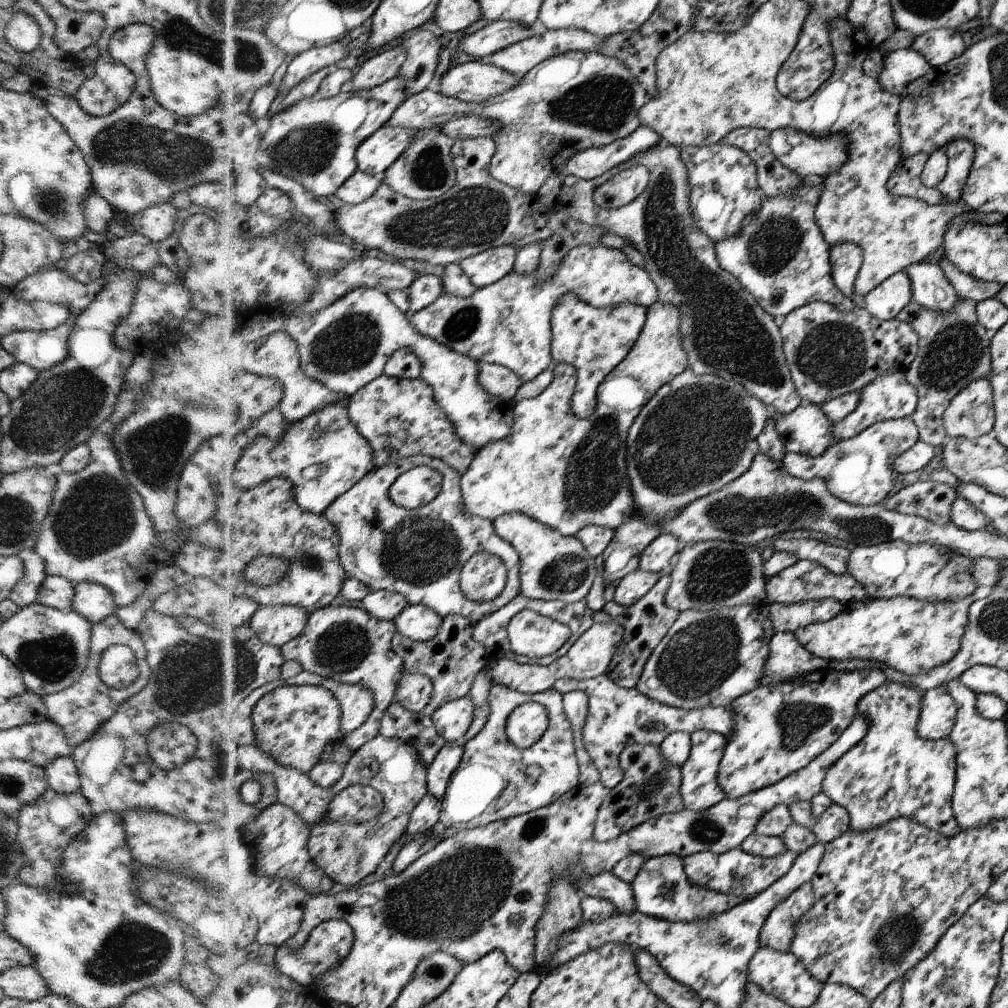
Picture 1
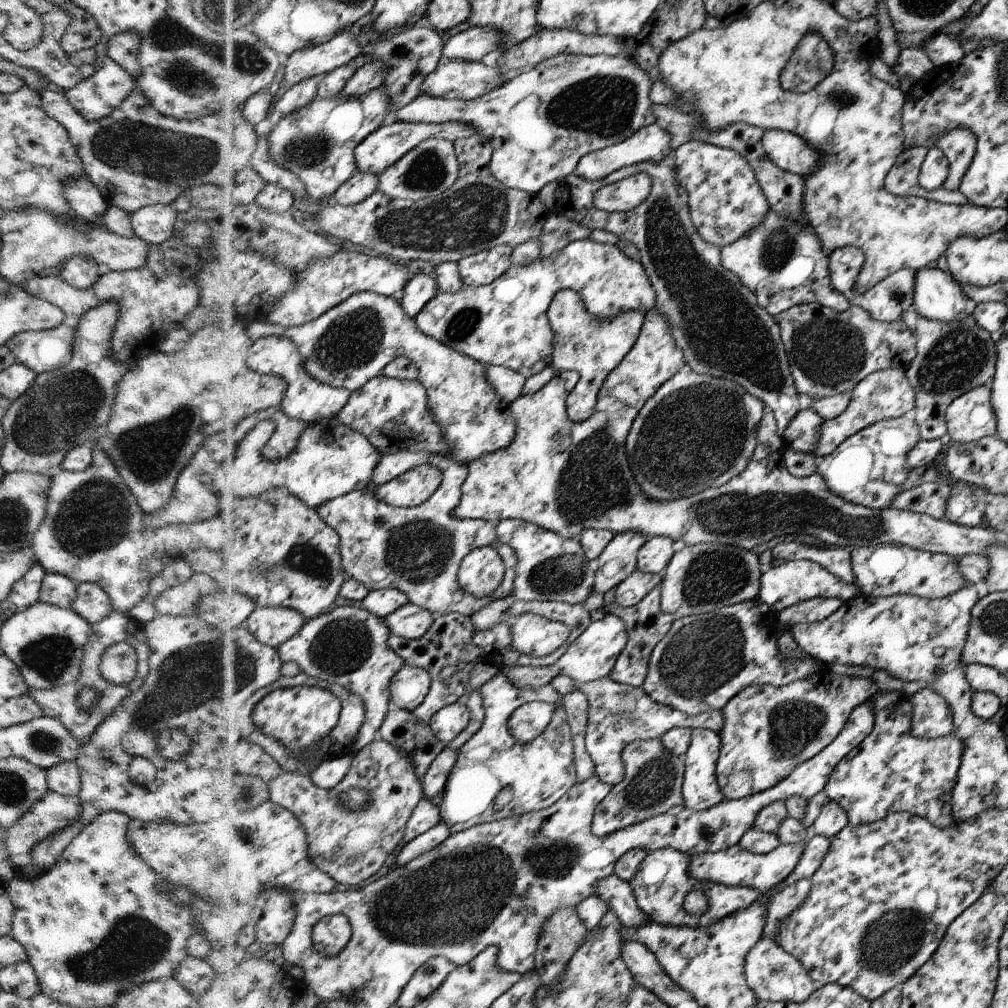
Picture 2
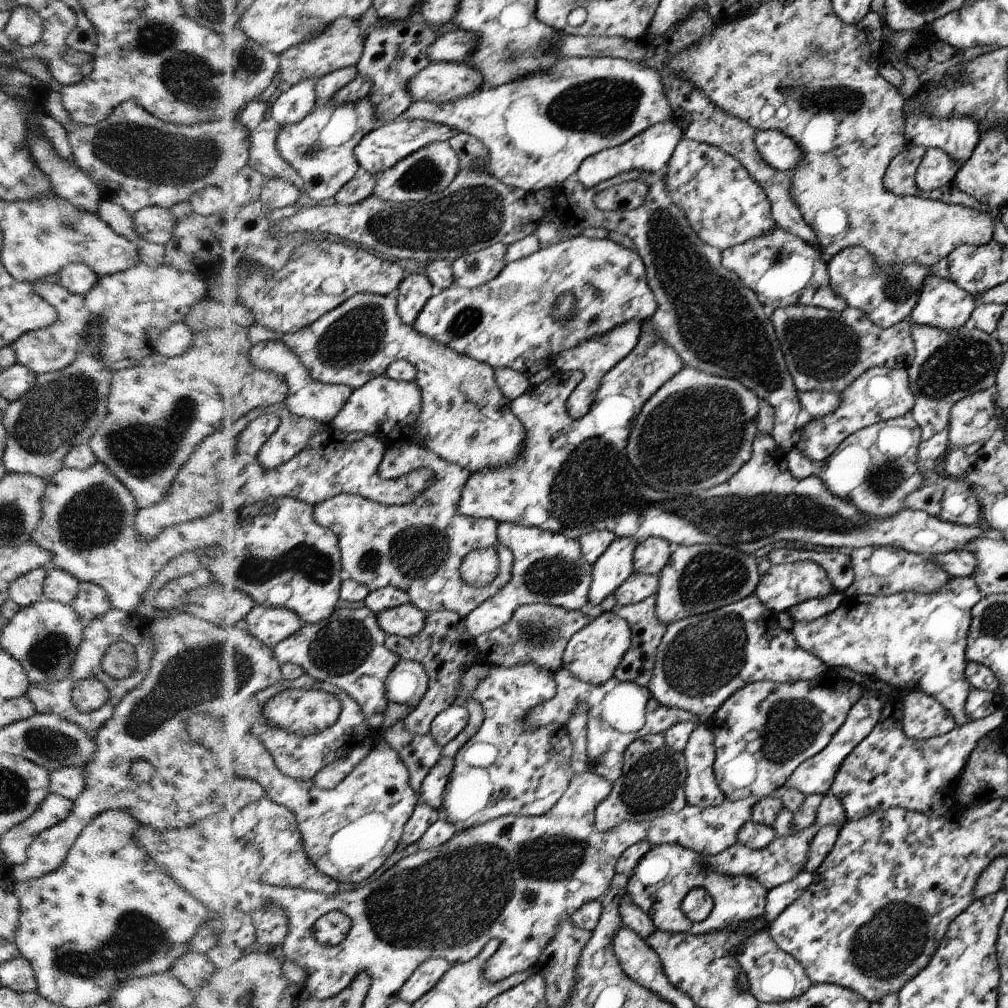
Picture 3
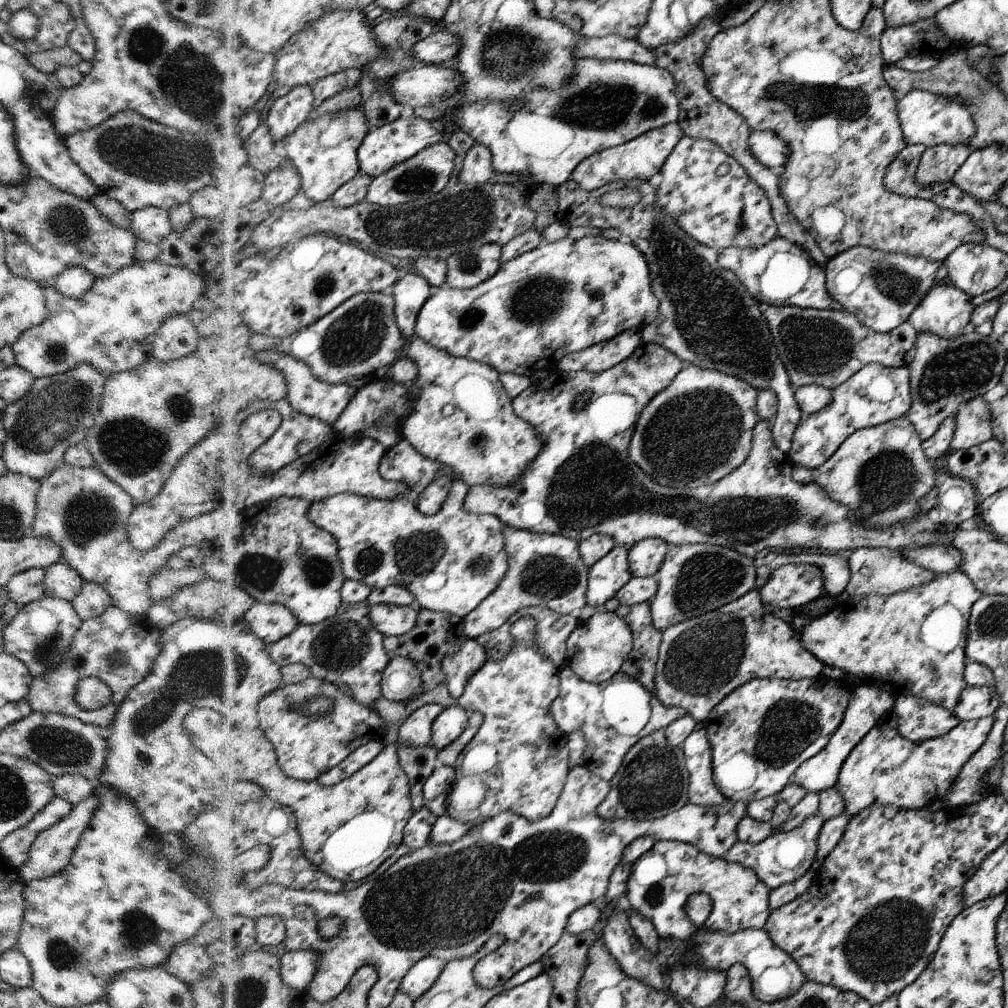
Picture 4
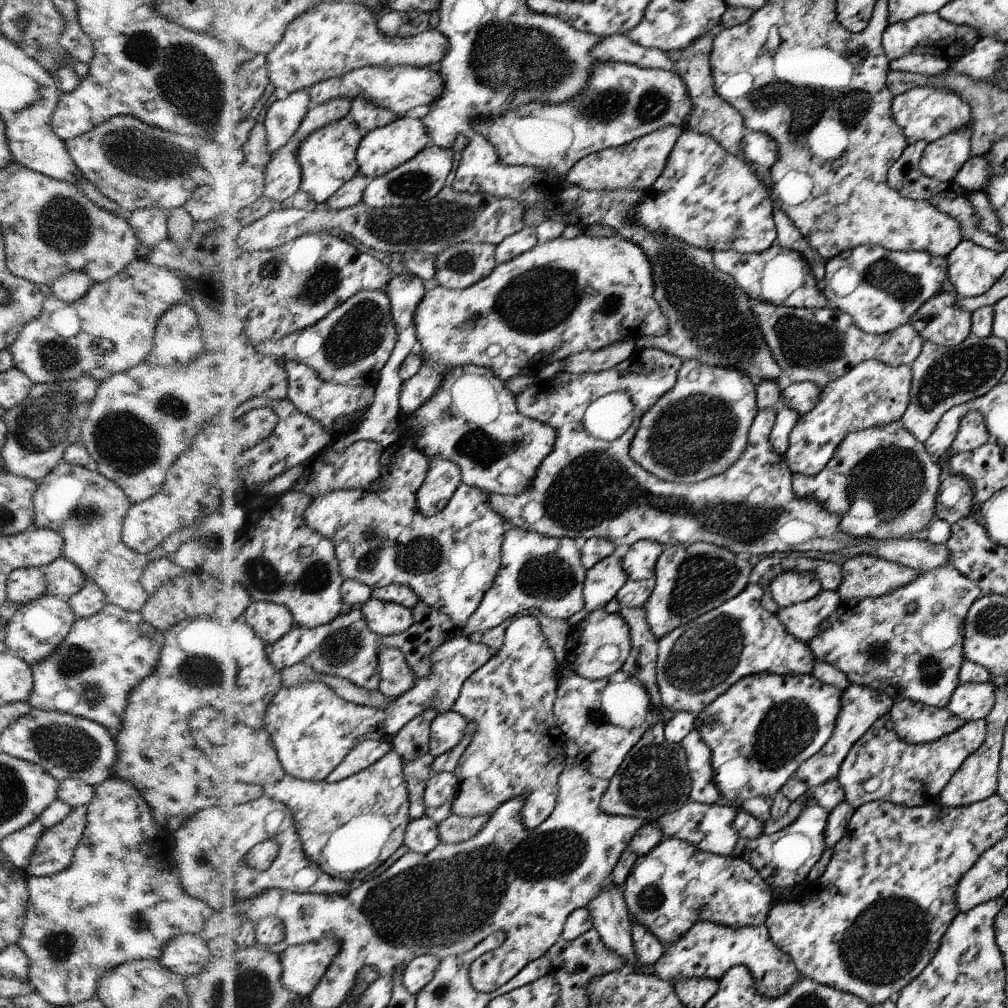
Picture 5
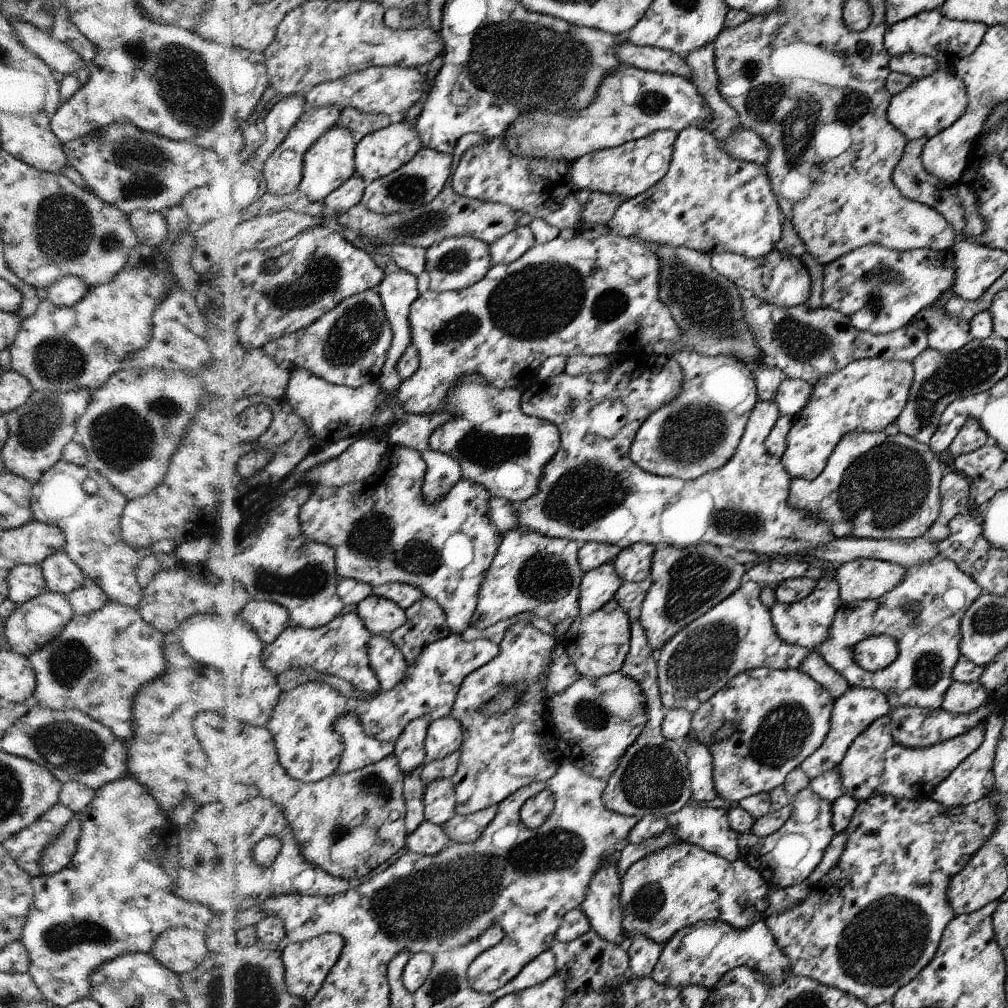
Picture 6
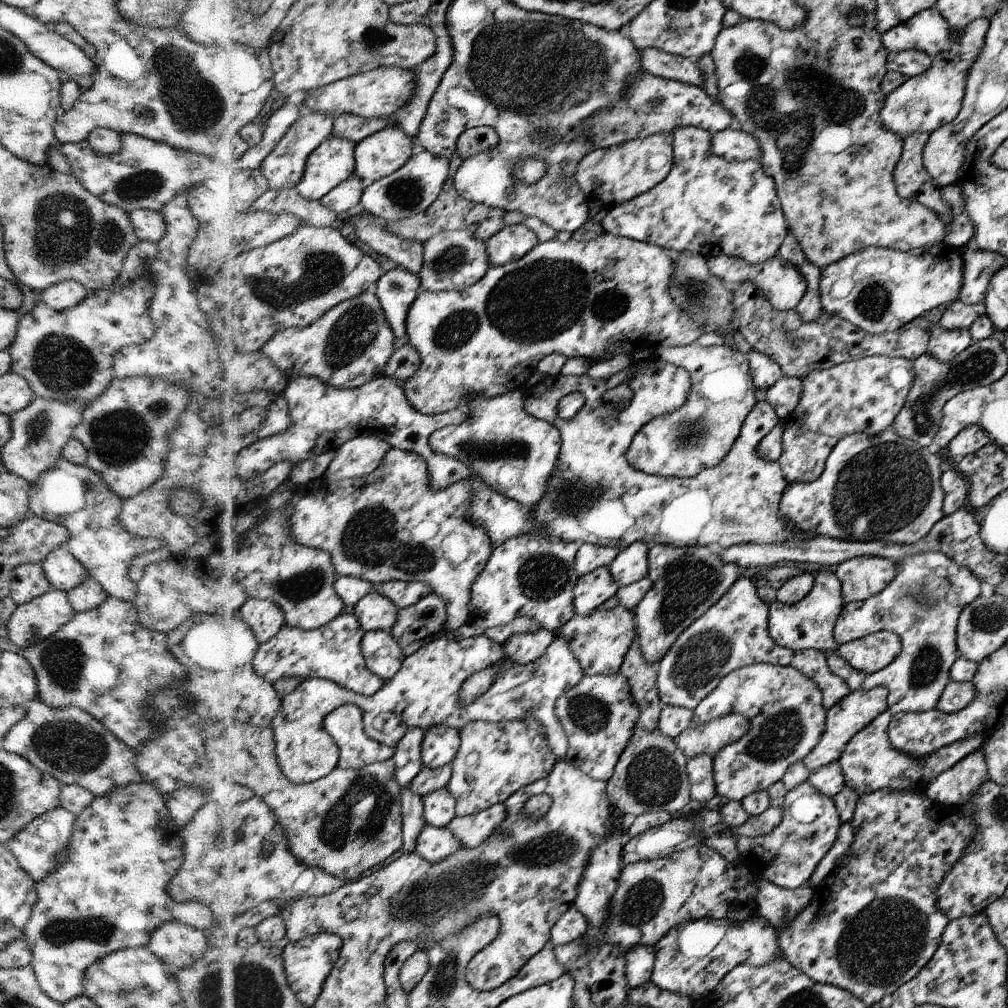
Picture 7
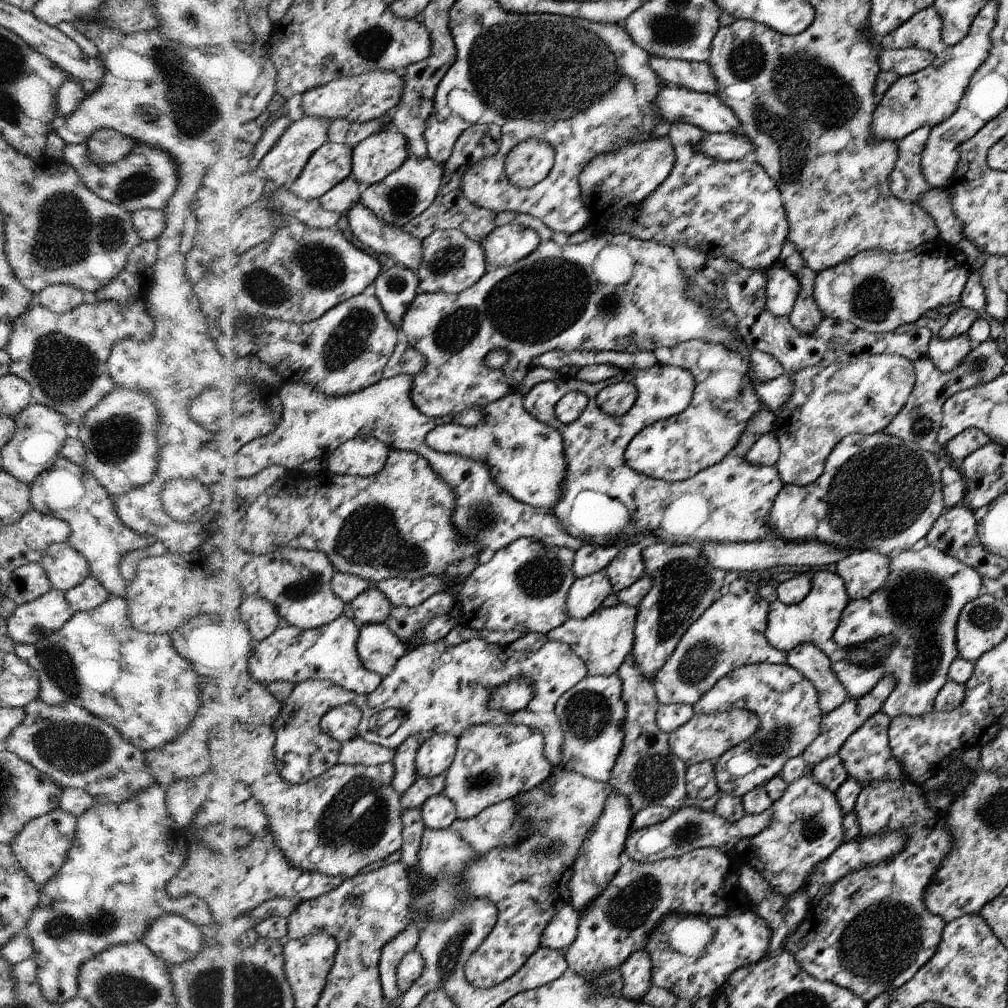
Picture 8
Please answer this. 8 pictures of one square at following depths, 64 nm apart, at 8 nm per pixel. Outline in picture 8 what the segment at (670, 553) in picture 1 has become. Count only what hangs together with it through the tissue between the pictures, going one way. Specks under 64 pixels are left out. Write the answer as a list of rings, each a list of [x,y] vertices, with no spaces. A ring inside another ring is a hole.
[[[650,537],[646,541],[642,540],[623,546],[623,550],[604,569],[611,579],[614,593],[630,587],[631,584],[646,575],[646,561],[643,559],[643,550],[649,545],[654,545],[655,539]]]

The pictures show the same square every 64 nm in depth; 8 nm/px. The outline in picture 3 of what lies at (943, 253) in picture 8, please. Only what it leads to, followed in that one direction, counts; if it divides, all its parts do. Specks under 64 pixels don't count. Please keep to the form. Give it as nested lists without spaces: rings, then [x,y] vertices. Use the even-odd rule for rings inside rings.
[[[858,245],[840,251],[828,261],[827,268],[831,287],[844,297],[848,306],[863,310],[875,325],[885,329],[908,320],[918,296],[922,294],[923,284],[932,276],[930,267],[926,265],[895,265],[880,269],[867,249]]]

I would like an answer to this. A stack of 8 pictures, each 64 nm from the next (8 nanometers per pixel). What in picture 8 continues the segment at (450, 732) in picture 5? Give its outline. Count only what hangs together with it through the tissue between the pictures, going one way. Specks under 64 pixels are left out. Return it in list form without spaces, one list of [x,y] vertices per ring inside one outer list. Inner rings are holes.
[[[440,733],[432,735],[430,740],[423,741],[422,748],[419,750],[417,765],[419,768],[419,776],[438,776],[439,774],[448,772],[449,768],[454,764],[459,751],[460,739],[452,733]]]

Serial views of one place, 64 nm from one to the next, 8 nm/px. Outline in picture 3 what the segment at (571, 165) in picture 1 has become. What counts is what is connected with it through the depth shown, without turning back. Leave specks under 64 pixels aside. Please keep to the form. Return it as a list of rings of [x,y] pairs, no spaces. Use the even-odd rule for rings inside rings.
[[[676,122],[656,123],[654,126],[647,128],[646,131],[634,138],[627,140],[621,145],[597,152],[595,155],[587,156],[583,160],[582,166],[575,172],[577,180],[585,187],[595,187],[597,184],[603,183],[605,180],[611,179],[612,176],[622,178],[622,175],[630,170],[648,171],[648,172],[664,172],[666,165],[670,162],[671,156],[675,152],[675,148],[682,138],[684,138],[684,130],[682,126],[678,126]]]

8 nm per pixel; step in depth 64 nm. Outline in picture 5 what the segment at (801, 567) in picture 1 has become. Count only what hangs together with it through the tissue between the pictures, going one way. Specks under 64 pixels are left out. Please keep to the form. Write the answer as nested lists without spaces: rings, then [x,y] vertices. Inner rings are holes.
[[[782,572],[774,576],[768,585],[772,598],[780,607],[792,607],[794,604],[811,600],[822,591],[820,580],[814,572]]]

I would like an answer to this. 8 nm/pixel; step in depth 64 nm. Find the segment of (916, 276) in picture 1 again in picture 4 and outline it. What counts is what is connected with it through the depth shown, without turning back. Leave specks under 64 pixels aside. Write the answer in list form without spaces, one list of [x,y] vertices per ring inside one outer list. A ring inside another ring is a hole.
[[[936,283],[907,321],[918,333],[929,332],[945,339],[955,339],[971,328],[971,314],[974,309],[970,296],[962,289],[954,284],[947,286],[944,283]]]

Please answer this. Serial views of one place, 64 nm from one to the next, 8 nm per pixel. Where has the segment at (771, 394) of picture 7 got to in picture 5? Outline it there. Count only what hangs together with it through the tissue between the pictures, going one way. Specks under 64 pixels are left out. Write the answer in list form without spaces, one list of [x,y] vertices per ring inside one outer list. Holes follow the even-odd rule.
[[[785,382],[780,390],[779,402],[786,408],[792,408],[799,415],[810,412],[820,402],[820,387],[812,382]]]

